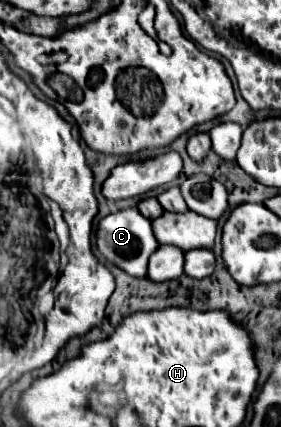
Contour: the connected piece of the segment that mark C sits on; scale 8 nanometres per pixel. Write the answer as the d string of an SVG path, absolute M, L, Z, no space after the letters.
M128 208L128 210L112 212L112 214L108 214L106 218L102 218L102 220L98 222L96 246L98 246L100 254L102 254L110 264L118 266L120 270L124 270L126 274L130 274L130 276L134 276L134 278L142 278L142 276L146 276L148 258L150 258L150 254L158 248L158 242L154 240L150 220L146 220L136 208Z

